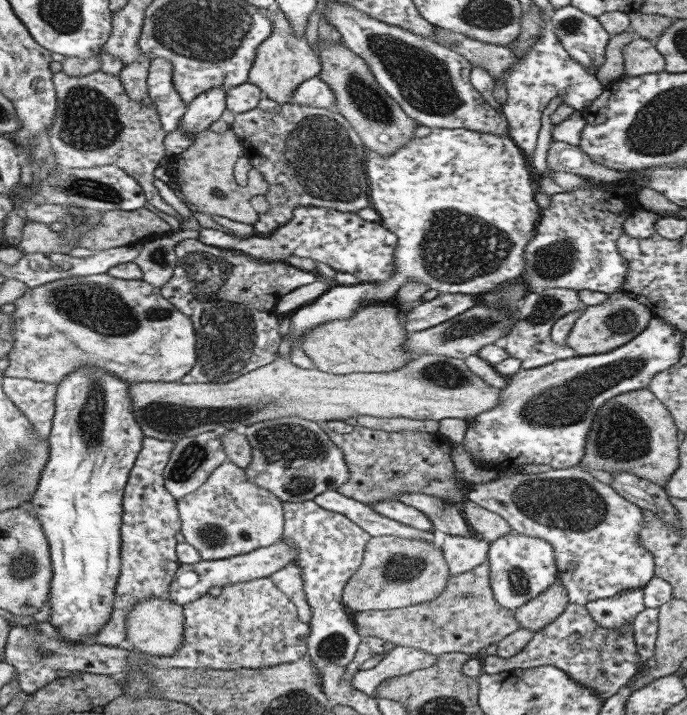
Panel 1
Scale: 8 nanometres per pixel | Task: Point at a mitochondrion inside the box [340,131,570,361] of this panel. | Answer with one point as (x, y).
(456, 247)

